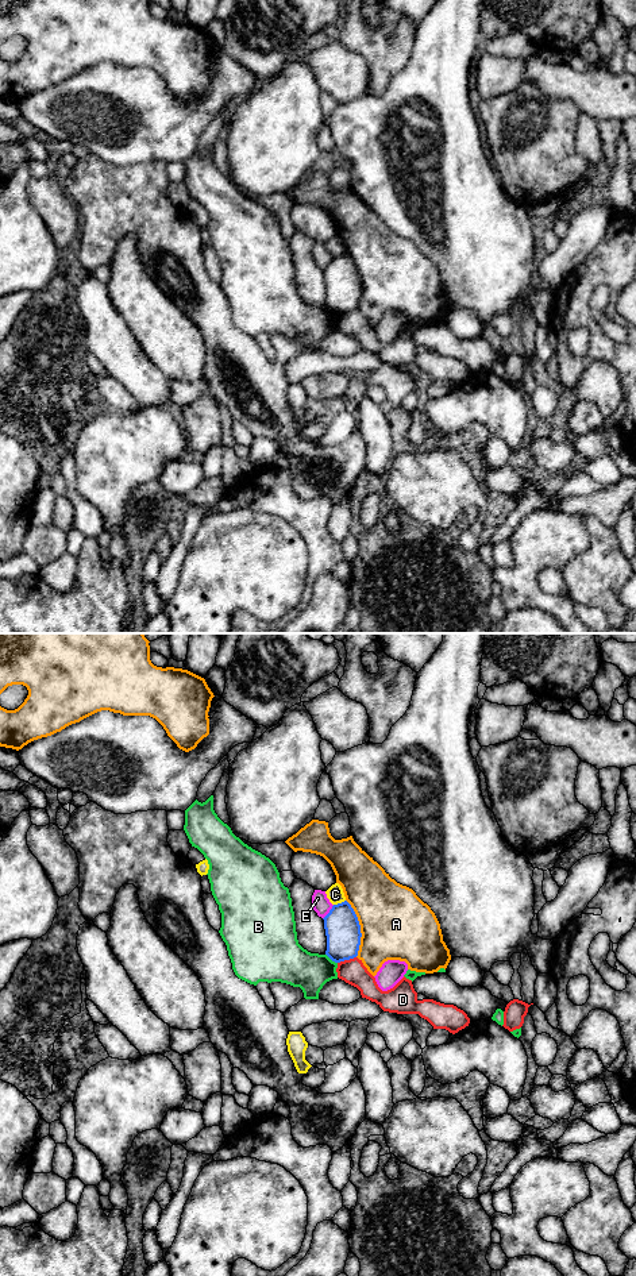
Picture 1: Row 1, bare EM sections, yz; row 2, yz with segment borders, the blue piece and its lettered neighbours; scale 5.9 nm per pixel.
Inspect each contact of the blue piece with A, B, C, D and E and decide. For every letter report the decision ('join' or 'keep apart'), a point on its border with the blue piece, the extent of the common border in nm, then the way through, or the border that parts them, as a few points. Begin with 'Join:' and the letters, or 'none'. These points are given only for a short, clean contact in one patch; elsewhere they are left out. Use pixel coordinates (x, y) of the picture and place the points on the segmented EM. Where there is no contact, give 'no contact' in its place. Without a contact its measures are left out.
Join: none
A: keep apart; contact yz (359, 928); length 360 nm
B: keep apart; contact yz (331, 959); length 90 nm
C: keep apart; contact yz (339, 904); length 80 nm; border yz (345, 899), (334, 905)
D: keep apart; contact yz (346, 959); length 120 nm; border yz (355, 956), (338, 963)
E: keep apart; contact yz (330, 912); length 110 nm

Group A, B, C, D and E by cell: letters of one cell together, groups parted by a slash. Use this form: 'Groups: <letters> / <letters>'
Groups: A / B / C / D / E

